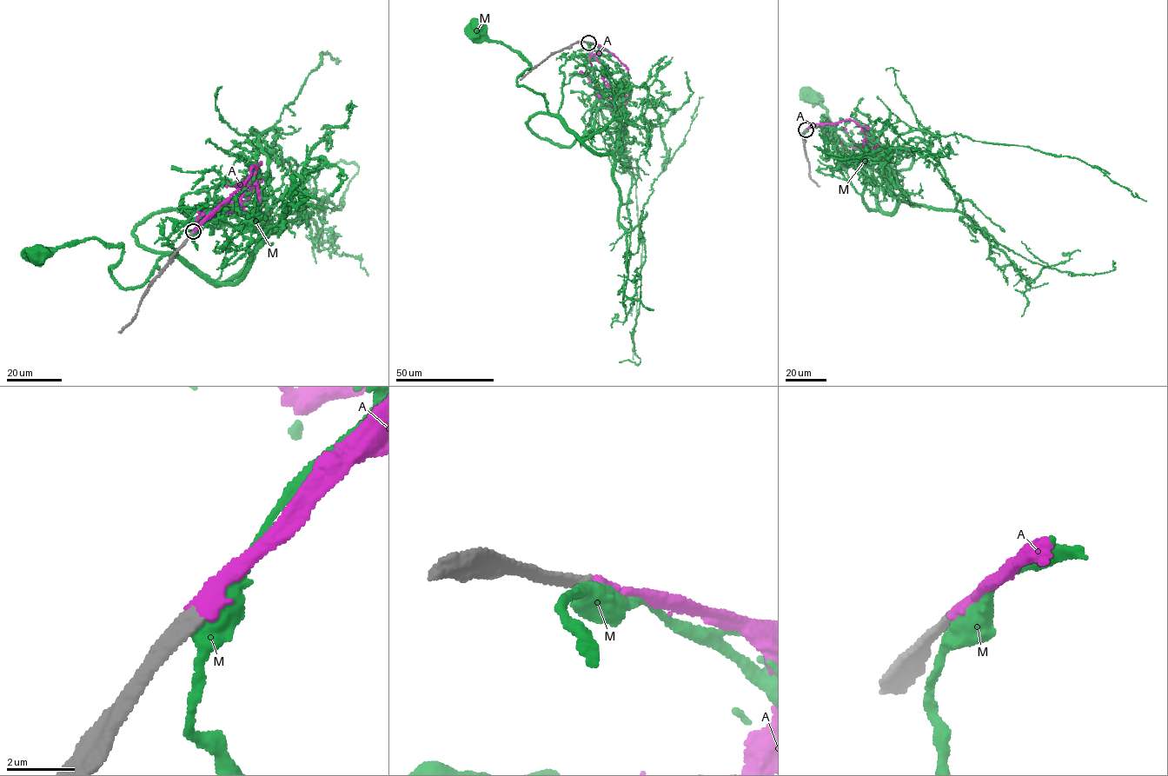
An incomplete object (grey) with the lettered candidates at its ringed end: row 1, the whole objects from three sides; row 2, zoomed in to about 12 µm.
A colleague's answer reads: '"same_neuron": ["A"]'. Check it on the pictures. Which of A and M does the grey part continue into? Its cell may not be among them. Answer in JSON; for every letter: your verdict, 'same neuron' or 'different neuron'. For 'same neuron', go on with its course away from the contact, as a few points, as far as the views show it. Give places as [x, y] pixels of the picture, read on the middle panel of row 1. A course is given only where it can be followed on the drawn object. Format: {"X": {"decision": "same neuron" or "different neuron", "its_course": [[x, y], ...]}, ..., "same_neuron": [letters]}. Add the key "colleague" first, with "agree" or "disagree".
{"colleague": "agree", "A": {"decision": "same neuron", "its_course": [[588, 43], [612, 54], [625, 65], [627, 69], [628, 87], [617, 98], [600, 96], [587, 76], [580, 71]]}, "M": {"decision": "different neuron"}, "same_neuron": ["A"]}

